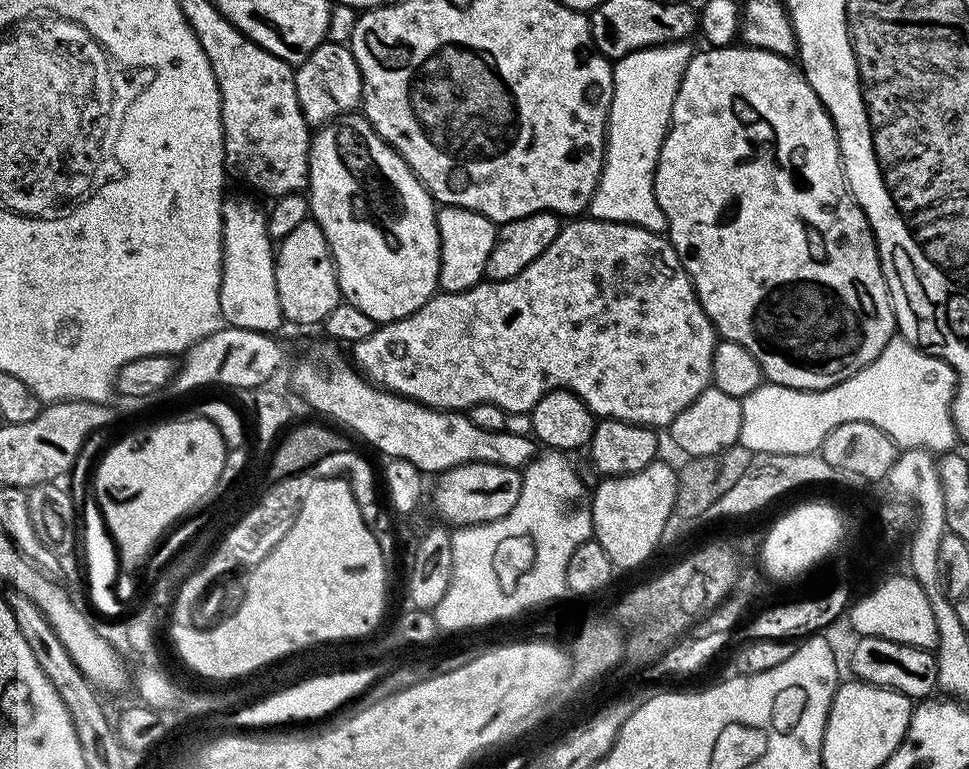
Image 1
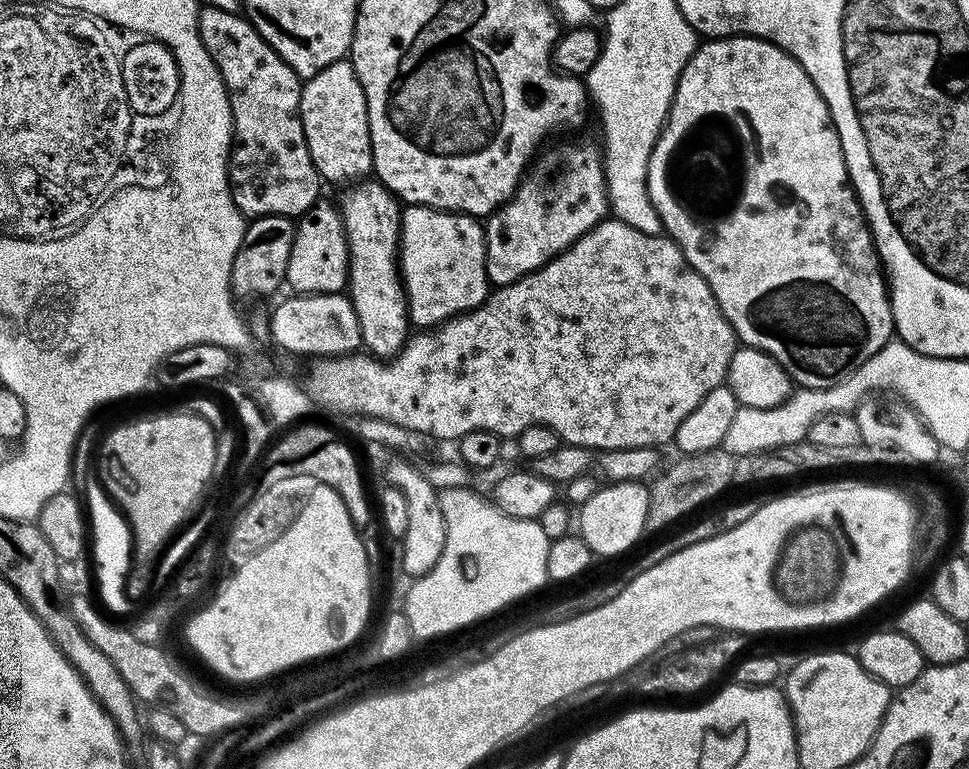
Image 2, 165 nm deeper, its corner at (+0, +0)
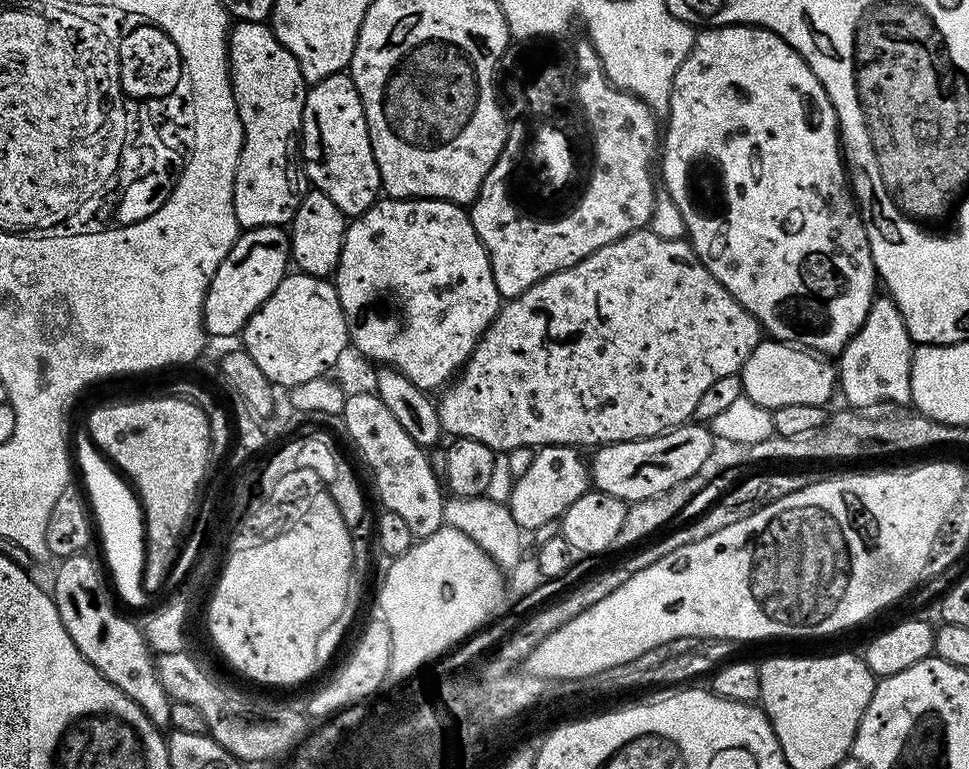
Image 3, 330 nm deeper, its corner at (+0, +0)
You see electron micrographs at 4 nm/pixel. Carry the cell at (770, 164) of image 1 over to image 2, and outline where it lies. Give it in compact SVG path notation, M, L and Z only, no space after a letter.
M725 36L723 38L708 38L697 47L697 50L686 62L686 66L680 75L680 81L676 83L676 93L672 99L672 108L668 111L668 119L664 122L664 129L656 139L654 150L650 154L650 166L648 167L648 193L654 202L654 206L660 215L663 231L680 247L688 265L692 267L700 277L707 282L722 314L730 322L732 329L736 331L737 337L747 347L757 348L766 354L770 354L786 370L793 385L801 388L829 388L838 381L845 380L858 366L862 366L871 356L878 354L882 346L886 346L894 336L894 325L892 322L892 301L889 289L886 287L886 273L880 263L880 256L876 253L876 243L872 240L872 230L868 226L868 220L864 216L864 209L860 207L860 200L856 196L856 189L852 187L848 179L848 167L844 161L842 142L836 133L836 127L832 125L832 115L822 98L822 94L814 86L814 82L806 74L806 70L792 57L790 52L784 51L779 44L772 44L769 40L762 40L759 36Z

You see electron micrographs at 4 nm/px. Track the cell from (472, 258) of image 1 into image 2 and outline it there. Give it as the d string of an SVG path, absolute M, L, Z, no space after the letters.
M421 204L407 205L400 221L398 263L404 281L404 295L408 298L408 319L420 330L431 330L451 320L453 316L477 308L490 291L486 274L484 224L477 217L466 216L463 212L442 212L438 208L427 208Z

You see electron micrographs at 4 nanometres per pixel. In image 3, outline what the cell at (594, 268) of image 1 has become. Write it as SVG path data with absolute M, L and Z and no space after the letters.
M651 230L631 232L618 238L618 242L602 246L602 250L594 250L594 254L582 258L582 262L566 270L558 270L542 278L542 282L534 282L530 290L518 294L513 300L501 303L500 312L474 346L468 361L439 393L436 410L441 429L447 435L449 432L449 437L474 438L478 442L486 442L486 446L496 449L497 453L507 453L518 446L539 449L550 444L562 444L565 448L585 450L602 444L641 440L689 423L695 417L704 391L713 382L718 382L718 378L737 375L761 339L762 329L758 321L734 299L722 282L718 282L718 278L714 278L714 274L710 274L710 270L706 270L687 239L658 238L658 234Z

